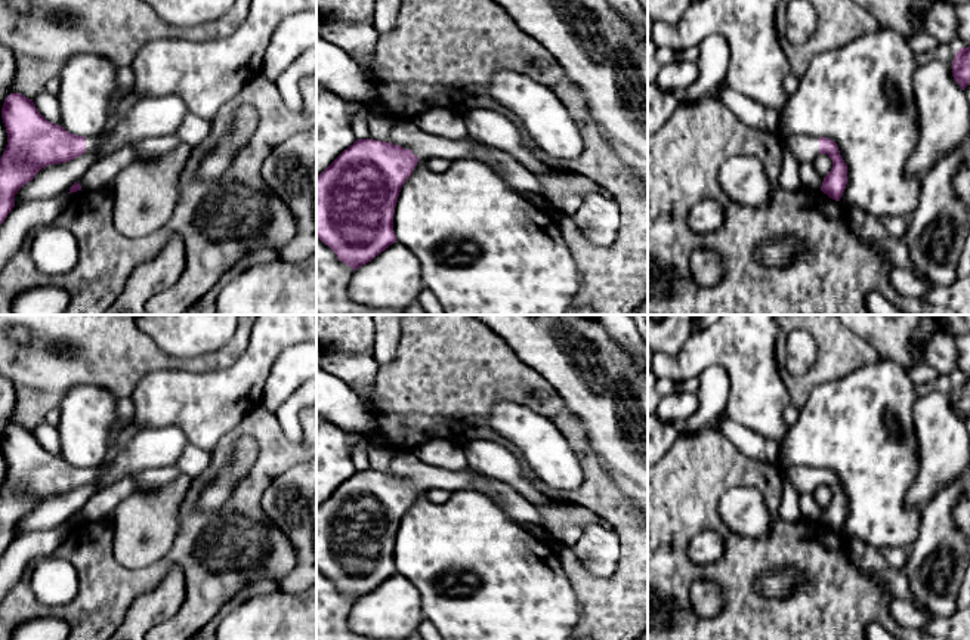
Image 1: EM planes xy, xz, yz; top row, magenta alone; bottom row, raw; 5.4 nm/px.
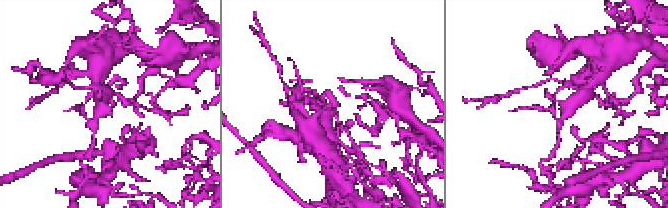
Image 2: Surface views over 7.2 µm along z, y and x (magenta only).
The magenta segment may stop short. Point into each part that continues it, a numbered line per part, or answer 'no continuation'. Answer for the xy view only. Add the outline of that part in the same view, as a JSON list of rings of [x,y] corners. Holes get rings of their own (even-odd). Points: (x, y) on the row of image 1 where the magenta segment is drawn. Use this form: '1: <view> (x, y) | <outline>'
1: xy (163, 116) | [[[174,95],[143,98],[112,132],[86,137],[84,154],[95,152],[102,158],[143,137],[174,135],[188,112],[183,99]]]

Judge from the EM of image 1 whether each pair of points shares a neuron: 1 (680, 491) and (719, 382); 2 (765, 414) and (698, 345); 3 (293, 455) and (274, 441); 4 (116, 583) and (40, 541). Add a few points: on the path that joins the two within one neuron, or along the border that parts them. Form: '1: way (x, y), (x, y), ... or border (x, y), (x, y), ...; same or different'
1: border (707, 424), (698, 430), (679, 435); different
2: way (757, 393), (756, 387), (719, 351); same
3: way (289, 453), (278, 445); same
4: border (68, 525), (64, 540), (53, 553); different

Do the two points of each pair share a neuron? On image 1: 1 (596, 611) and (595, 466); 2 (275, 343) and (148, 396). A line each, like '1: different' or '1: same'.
1: same
2: same

